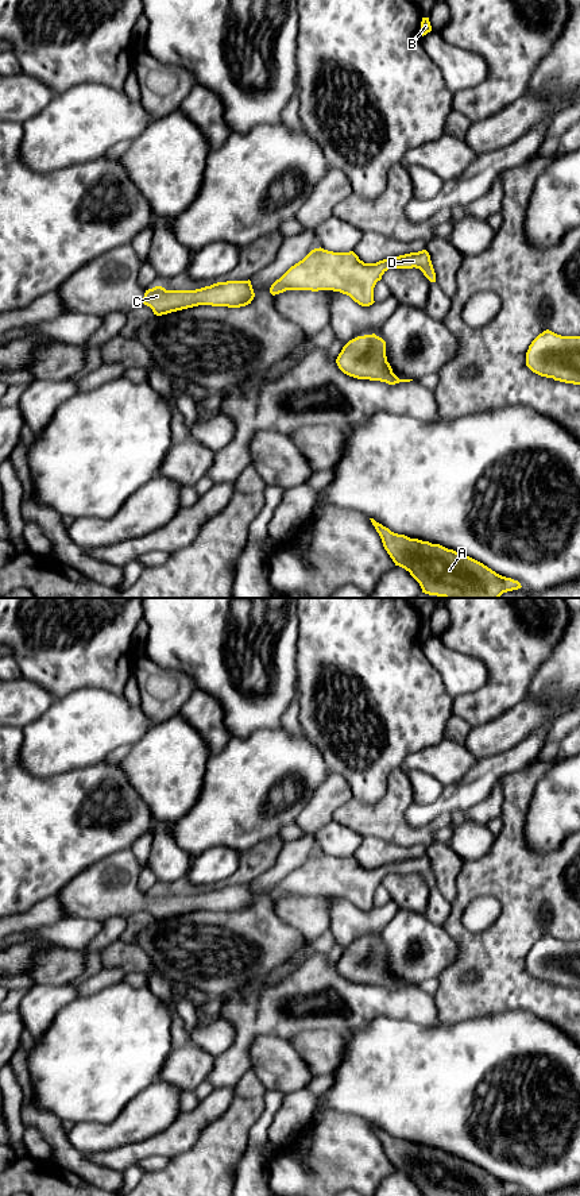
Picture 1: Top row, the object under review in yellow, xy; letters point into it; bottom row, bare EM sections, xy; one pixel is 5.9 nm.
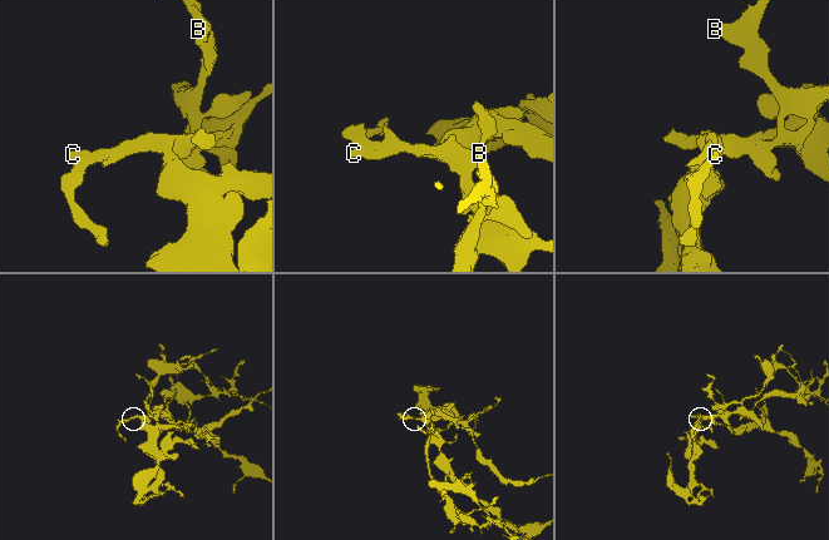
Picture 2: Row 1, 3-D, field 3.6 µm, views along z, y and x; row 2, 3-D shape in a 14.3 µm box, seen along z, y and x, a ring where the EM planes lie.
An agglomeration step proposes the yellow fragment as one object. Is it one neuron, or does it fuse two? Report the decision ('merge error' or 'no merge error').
no merge error

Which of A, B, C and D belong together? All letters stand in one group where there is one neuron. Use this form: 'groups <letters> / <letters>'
groups A B C D

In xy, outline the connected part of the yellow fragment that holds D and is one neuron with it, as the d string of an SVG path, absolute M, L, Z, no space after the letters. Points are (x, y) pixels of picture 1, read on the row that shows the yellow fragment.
M320 247L312 250L277 279L270 293L275 296L286 290L333 290L349 296L361 306L370 306L375 302L374 288L388 269L413 267L419 269L430 282L436 282L426 250L364 263L353 251L333 252Z

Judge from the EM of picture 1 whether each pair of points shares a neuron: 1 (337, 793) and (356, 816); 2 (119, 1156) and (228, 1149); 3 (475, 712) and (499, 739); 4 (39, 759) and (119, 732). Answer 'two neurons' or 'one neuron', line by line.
1: two neurons
2: two neurons
3: two neurons
4: one neuron

